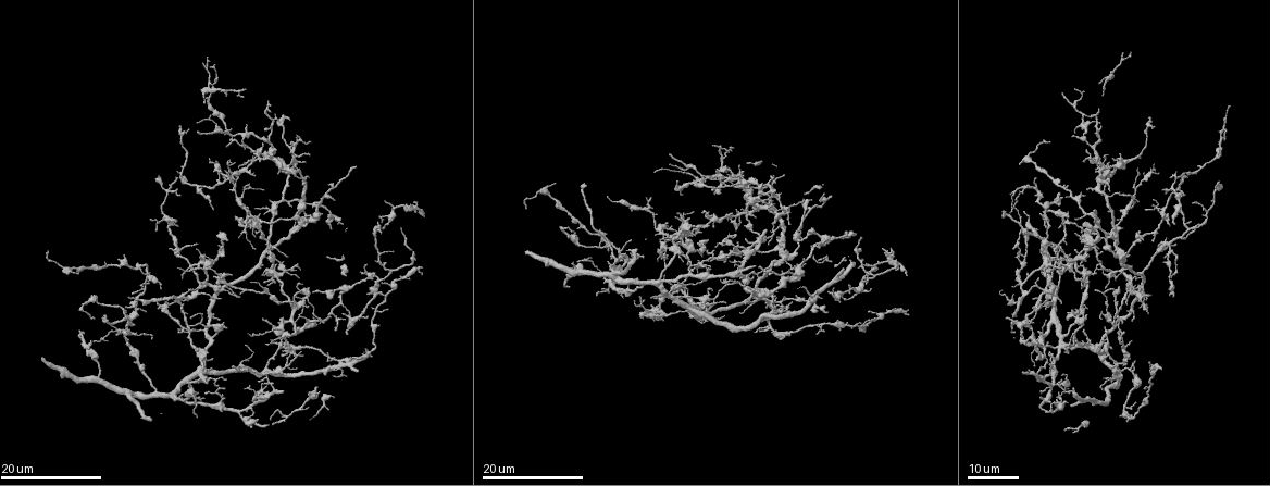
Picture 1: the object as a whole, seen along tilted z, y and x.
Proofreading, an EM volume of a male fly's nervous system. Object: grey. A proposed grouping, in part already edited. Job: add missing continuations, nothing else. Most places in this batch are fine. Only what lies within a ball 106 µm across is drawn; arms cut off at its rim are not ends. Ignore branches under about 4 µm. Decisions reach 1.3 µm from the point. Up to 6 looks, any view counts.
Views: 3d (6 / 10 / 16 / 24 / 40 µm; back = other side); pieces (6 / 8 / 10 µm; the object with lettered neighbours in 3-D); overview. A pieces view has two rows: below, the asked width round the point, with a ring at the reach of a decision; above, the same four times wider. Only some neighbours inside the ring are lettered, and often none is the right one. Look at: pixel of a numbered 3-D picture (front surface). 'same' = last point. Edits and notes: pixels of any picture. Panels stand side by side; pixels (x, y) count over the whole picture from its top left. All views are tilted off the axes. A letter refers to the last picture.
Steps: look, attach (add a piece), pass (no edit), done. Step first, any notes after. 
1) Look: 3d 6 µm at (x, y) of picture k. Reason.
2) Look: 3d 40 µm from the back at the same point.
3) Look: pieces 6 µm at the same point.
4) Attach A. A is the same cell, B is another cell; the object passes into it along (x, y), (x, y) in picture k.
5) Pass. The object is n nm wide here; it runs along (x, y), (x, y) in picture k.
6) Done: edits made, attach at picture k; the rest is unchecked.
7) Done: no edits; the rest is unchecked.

Look: 3d 16 µm at (1180, 183) of picture 1. End of a long branch.

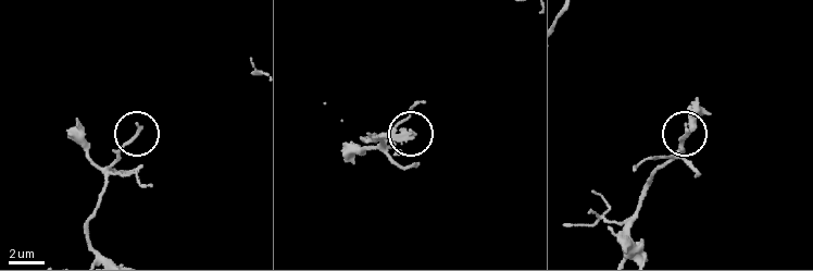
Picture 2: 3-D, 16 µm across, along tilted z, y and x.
Look: pieces 10 µm at (688, 127) of picture 2.

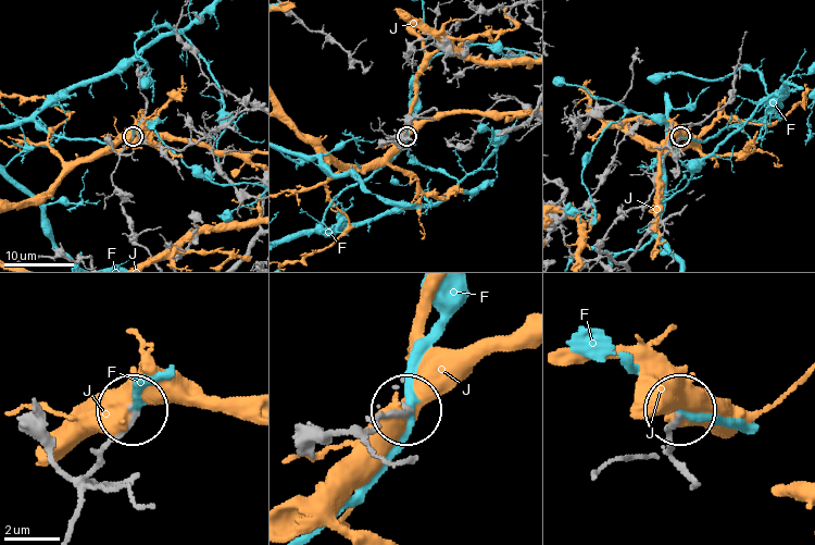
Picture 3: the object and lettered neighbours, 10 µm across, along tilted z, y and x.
Pass. The object is 190 nm wide here; F and J are other cells; it runs along (137, 243), (112, 181), (132, 137) in picture 3; none of them fits.

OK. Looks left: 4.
Look: 3d 16 µm at (712, 189) of picture 1. An open end.

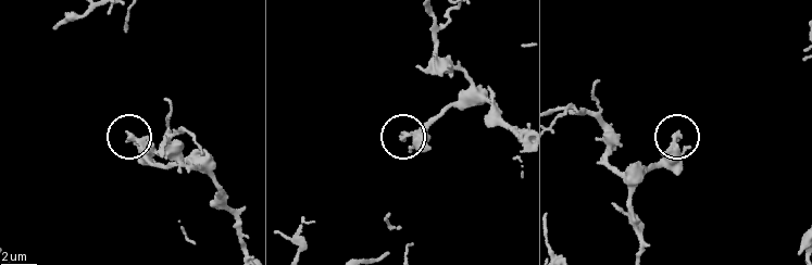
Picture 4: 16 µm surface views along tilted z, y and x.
Look: pieces 10 µm at (675, 133) of picture 4.

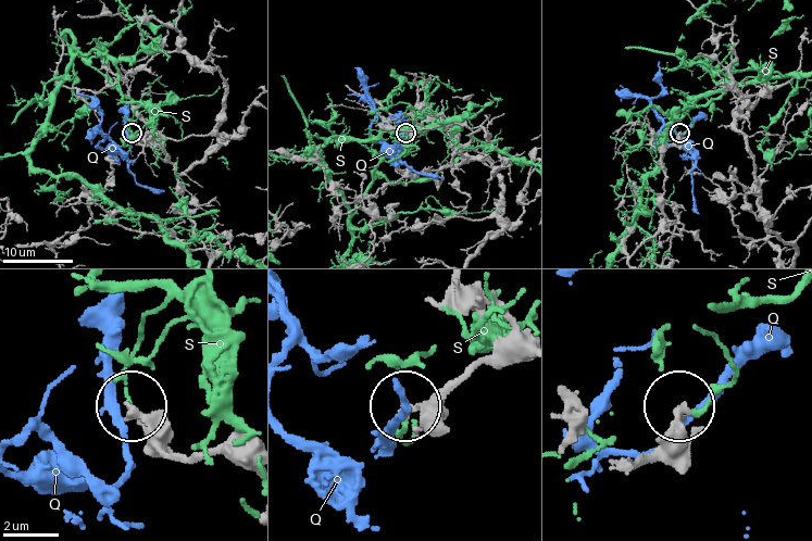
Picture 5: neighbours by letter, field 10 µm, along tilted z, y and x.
Pass. Q and S are other cells; none of them fits.

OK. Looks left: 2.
Look: 3d 16 µm at (157, 305) of picture 1. Tapers out.

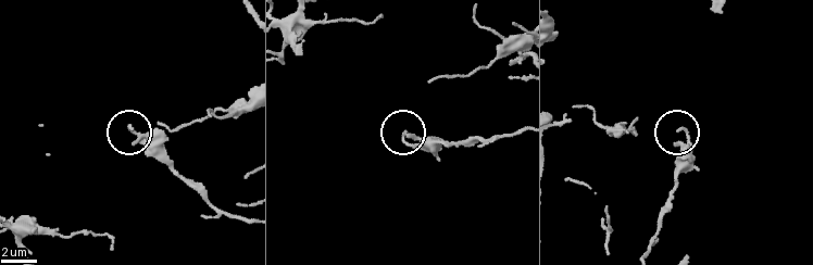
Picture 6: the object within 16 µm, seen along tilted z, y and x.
Look: pieces 6 µm at (680, 129) of picture 6. What lies round it.

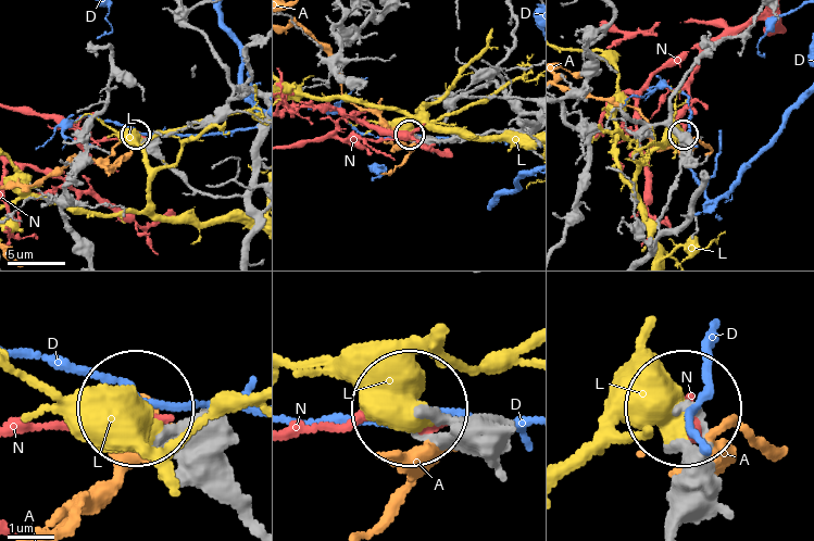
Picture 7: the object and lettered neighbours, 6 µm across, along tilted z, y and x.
Pass. A, D, L and N are other cells; none of them fits.

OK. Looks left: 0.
Done: no edits; the rest is unchecked.

